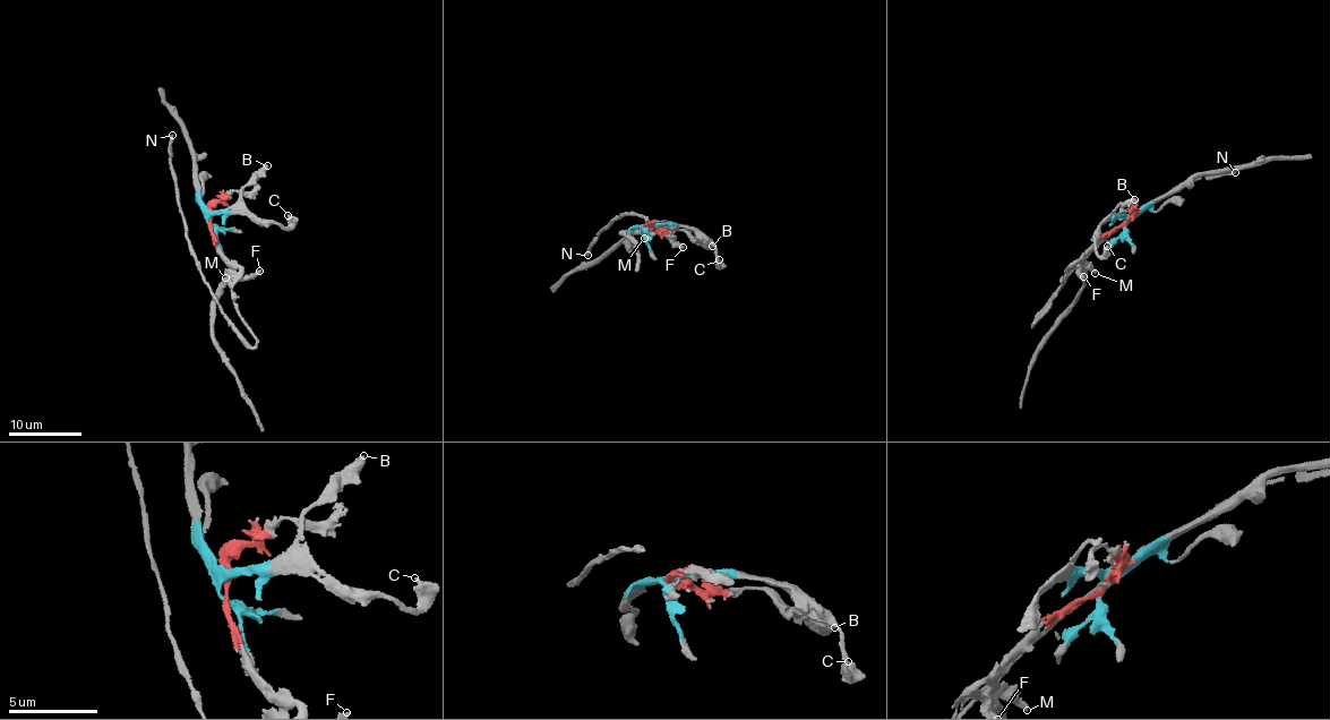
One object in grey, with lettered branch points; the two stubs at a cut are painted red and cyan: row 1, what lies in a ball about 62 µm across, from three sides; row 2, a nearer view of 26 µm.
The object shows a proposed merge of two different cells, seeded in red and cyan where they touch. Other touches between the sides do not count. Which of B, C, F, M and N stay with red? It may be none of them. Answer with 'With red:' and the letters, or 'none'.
With red: F, M, N

